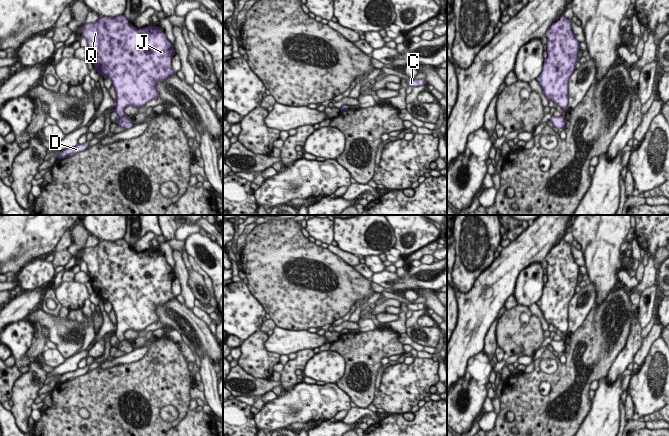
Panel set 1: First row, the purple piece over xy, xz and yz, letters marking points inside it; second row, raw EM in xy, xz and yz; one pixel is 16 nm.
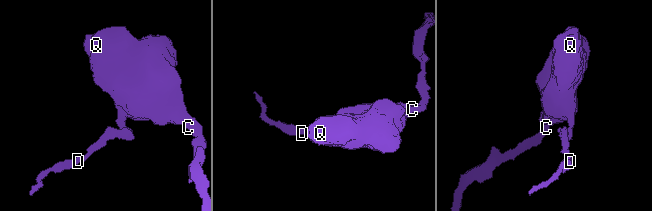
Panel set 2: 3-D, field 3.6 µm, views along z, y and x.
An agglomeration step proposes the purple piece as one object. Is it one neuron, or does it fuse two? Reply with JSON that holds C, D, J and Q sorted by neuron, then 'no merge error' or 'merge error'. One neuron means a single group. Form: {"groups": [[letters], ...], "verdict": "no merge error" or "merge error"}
{"groups": [["C", "J", "Q"], ["D"]], "verdict": "merge error"}

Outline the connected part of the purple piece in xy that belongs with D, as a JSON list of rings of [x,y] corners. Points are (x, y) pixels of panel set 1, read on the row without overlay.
[[[87,364],[82,369],[78,368],[78,369],[76,369],[73,372],[68,372],[68,373],[65,373],[65,374],[61,375],[60,378],[59,378],[59,380],[58,380],[58,382],[59,383],[64,383],[64,382],[67,382],[67,381],[71,381],[71,380],[75,379],[78,376],[84,375],[88,371],[89,366],[90,365]]]

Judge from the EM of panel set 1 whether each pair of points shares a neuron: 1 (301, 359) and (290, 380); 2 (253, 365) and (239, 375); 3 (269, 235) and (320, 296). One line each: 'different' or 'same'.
1: same
2: different
3: same

